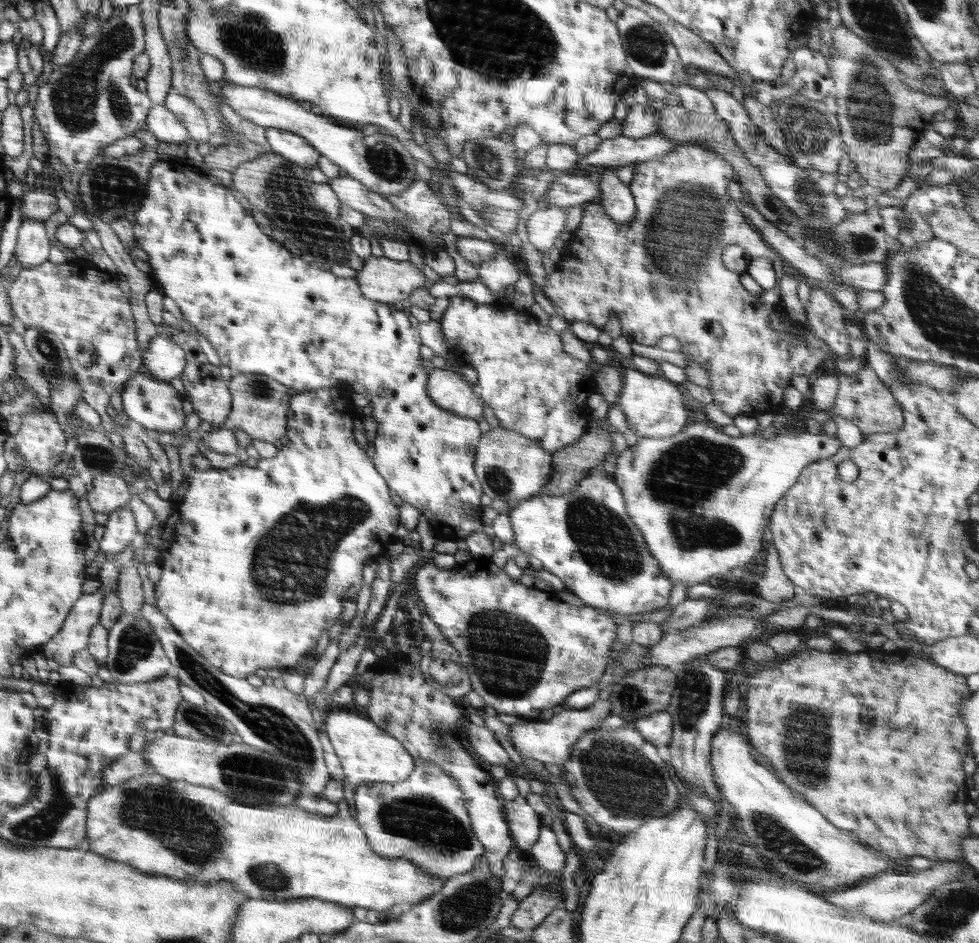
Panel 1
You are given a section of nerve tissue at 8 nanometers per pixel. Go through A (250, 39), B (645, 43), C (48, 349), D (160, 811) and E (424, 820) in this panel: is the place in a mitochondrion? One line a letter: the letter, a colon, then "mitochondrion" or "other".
A: mitochondrion
B: mitochondrion
C: mitochondrion
D: mitochondrion
E: mitochondrion

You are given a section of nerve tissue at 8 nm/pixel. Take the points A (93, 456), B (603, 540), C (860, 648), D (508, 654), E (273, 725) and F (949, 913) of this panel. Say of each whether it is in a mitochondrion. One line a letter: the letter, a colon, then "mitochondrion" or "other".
A: mitochondrion
B: mitochondrion
C: other
D: mitochondrion
E: mitochondrion
F: mitochondrion

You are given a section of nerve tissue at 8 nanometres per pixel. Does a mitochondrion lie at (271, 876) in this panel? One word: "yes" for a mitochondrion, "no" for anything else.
yes

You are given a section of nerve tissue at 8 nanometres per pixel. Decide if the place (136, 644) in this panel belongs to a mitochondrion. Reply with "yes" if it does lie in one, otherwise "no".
yes

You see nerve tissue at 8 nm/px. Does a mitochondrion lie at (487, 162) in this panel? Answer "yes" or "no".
yes

